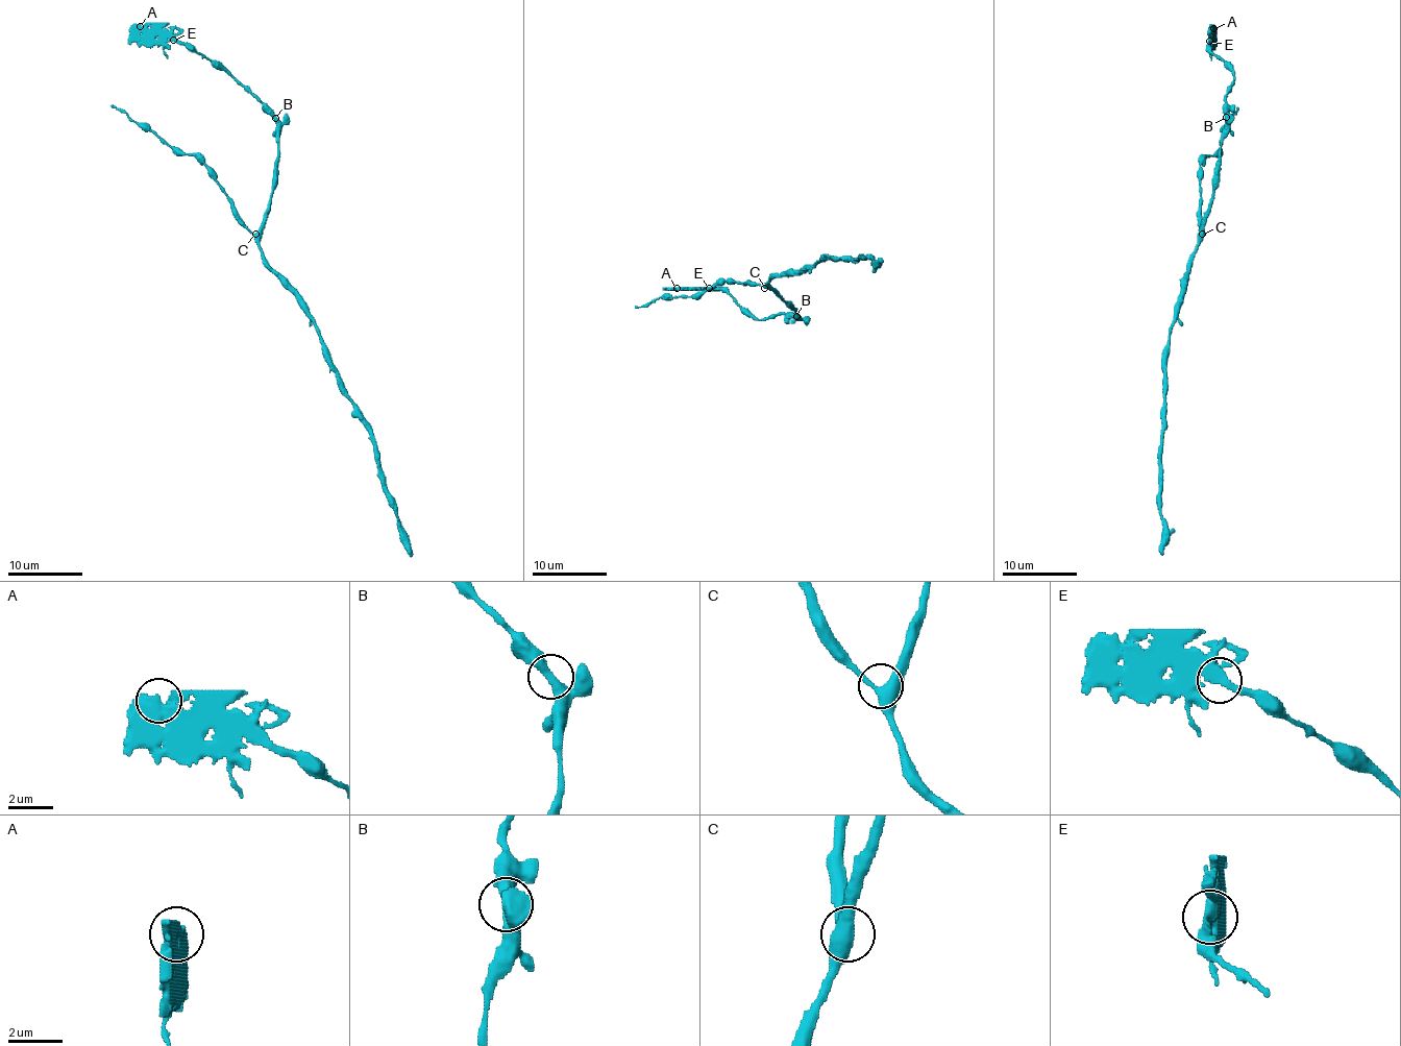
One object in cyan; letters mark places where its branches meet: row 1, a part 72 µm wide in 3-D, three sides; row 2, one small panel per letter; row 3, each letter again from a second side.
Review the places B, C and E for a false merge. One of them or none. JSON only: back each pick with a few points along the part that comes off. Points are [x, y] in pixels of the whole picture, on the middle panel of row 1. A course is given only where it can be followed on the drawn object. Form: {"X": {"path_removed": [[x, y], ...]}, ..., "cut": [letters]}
{"E": {"path_removed": [[708, 288], [665, 290]]}, "cut": ["E"]}

